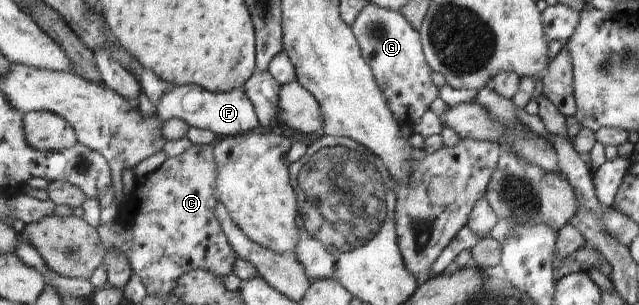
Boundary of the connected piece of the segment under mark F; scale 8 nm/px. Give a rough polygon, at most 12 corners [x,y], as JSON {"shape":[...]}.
{"shape":[[174,85],[157,105],[168,122],[218,138],[259,127],[245,90]]}

